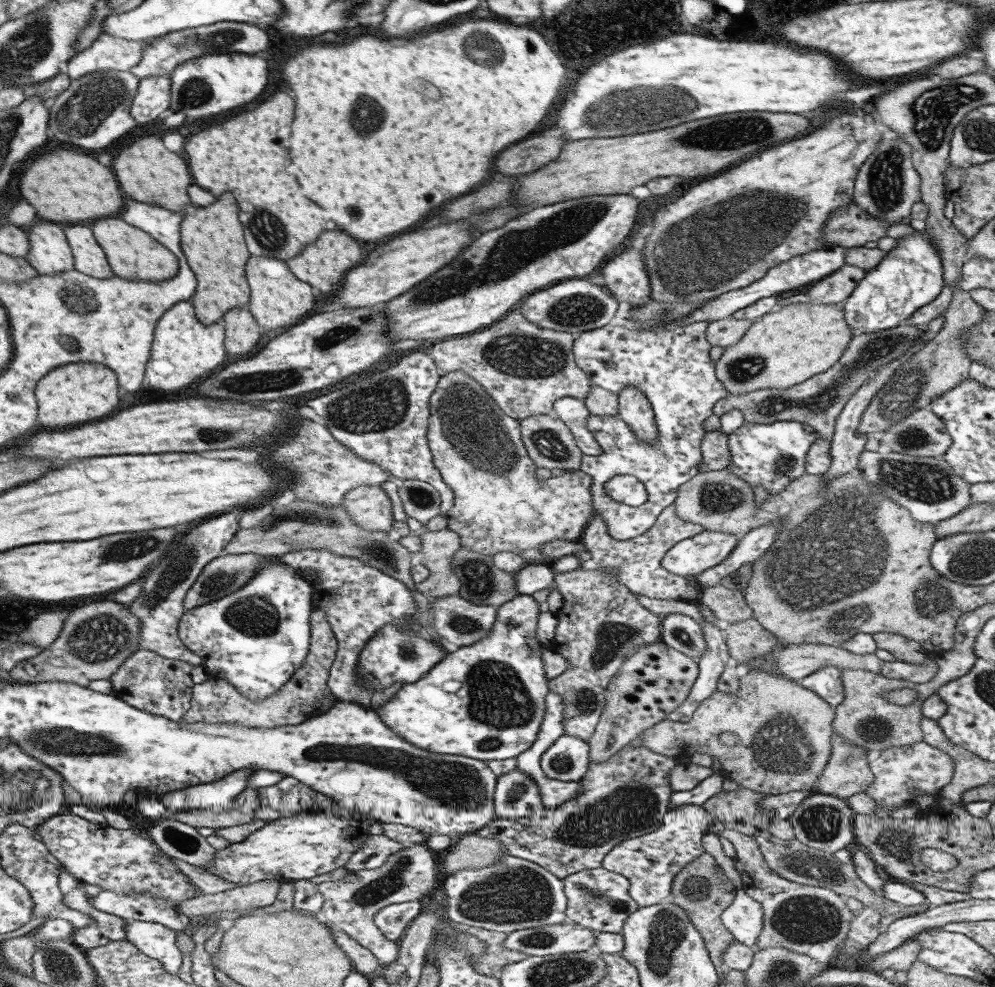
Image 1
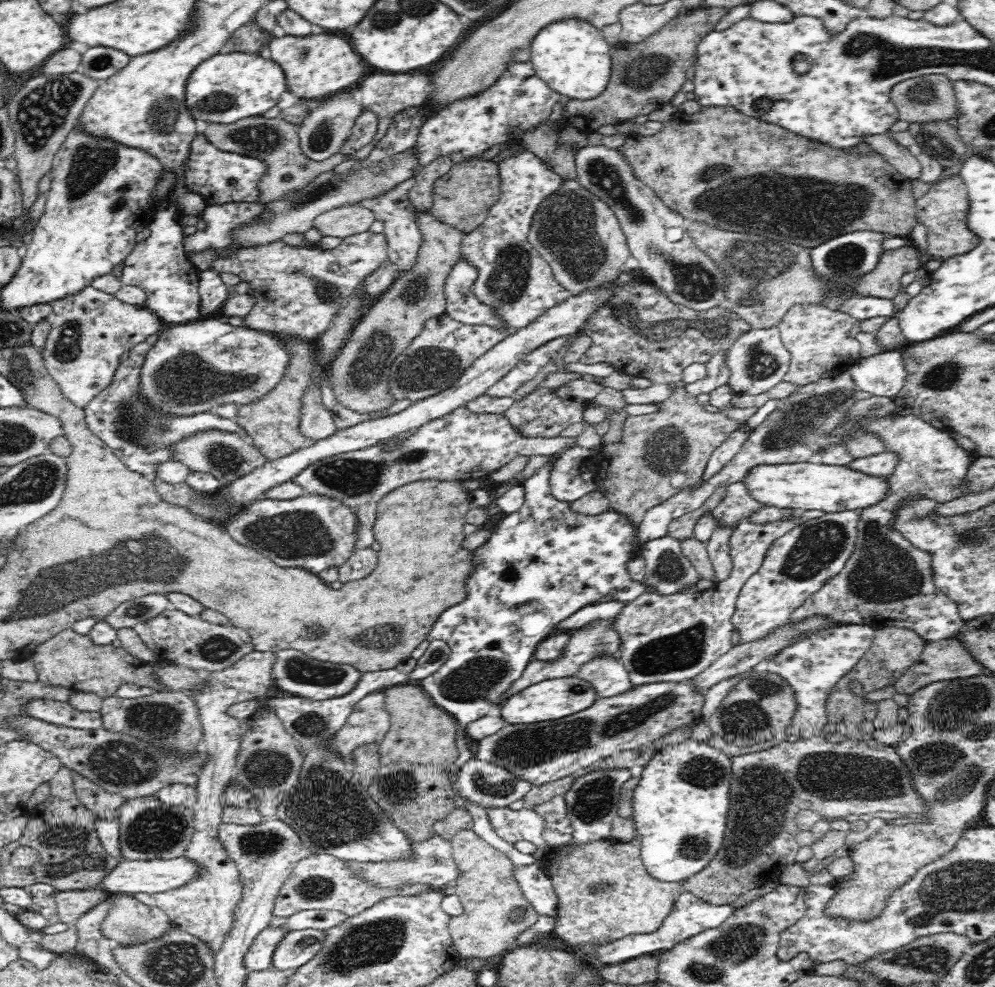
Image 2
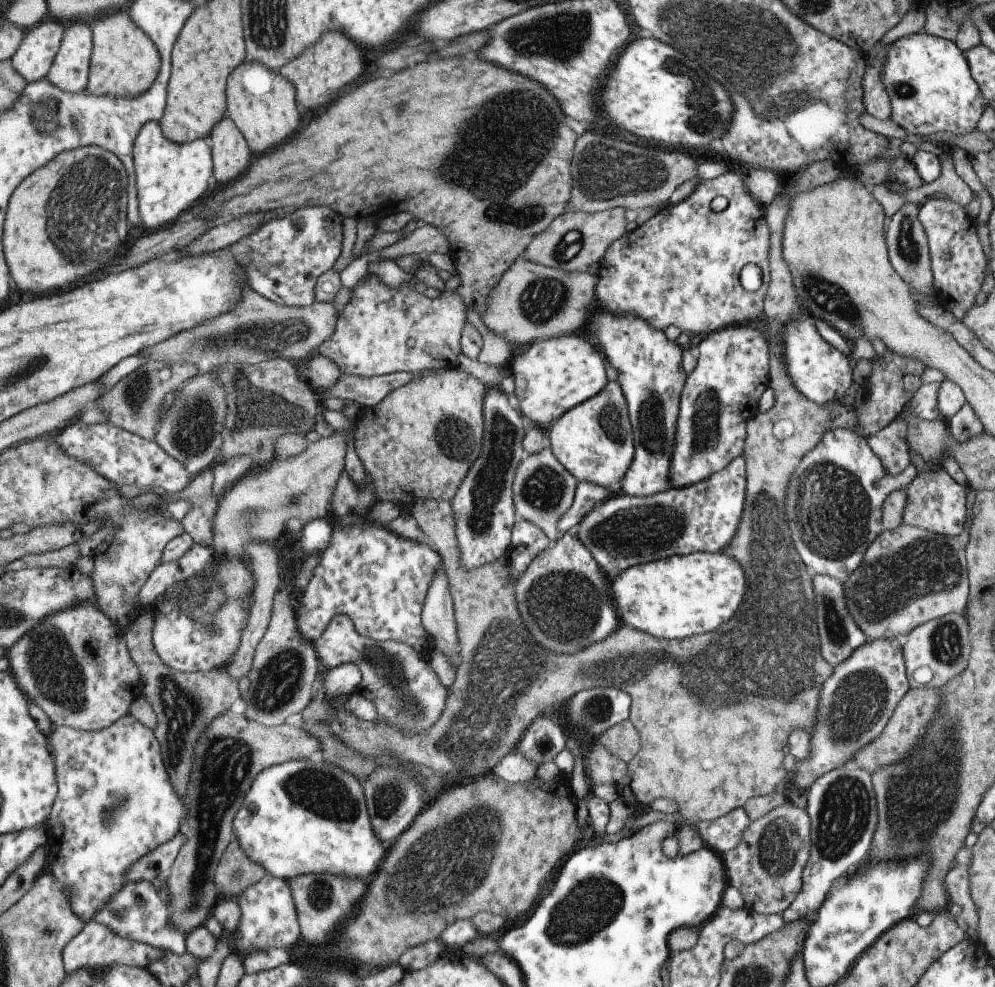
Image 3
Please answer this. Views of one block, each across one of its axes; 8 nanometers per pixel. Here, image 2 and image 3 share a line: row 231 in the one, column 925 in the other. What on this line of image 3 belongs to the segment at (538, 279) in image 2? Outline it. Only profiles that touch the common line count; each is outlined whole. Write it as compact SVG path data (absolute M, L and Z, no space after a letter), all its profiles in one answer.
M940 465L940 470L917 472L916 478L906 489L903 523L924 528L936 534L958 536L967 528L971 514L967 510L967 503L970 501L967 493L968 489L955 481L942 465Z

